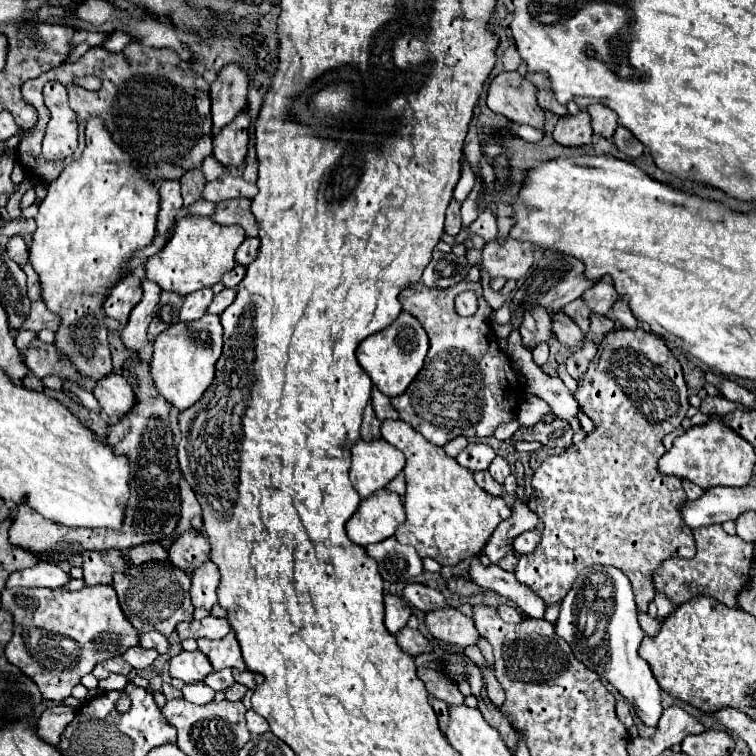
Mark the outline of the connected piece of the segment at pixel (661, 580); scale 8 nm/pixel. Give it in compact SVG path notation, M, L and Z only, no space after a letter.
M712 524L708 528L696 528L692 532L696 540L696 556L690 560L670 558L668 562L662 562L654 572L654 582L658 592L664 592L670 600L674 600L676 606L684 604L696 594L706 594L714 596L716 600L720 600L730 608L738 608L736 594L748 582L750 568L754 562L754 544L738 536L726 534L720 524Z

